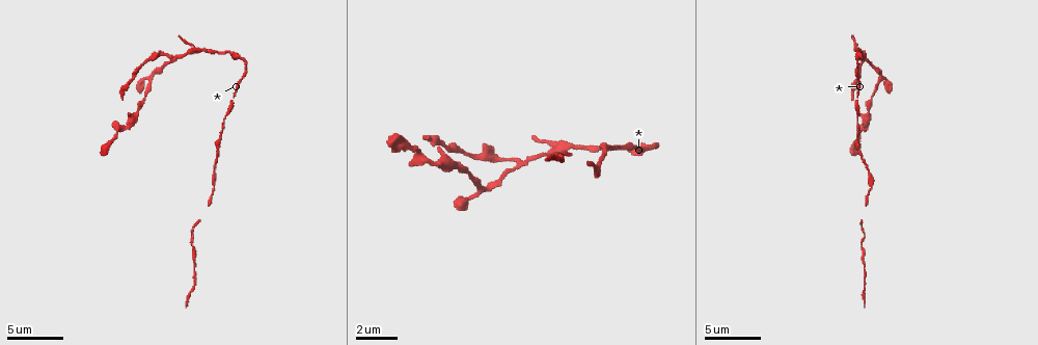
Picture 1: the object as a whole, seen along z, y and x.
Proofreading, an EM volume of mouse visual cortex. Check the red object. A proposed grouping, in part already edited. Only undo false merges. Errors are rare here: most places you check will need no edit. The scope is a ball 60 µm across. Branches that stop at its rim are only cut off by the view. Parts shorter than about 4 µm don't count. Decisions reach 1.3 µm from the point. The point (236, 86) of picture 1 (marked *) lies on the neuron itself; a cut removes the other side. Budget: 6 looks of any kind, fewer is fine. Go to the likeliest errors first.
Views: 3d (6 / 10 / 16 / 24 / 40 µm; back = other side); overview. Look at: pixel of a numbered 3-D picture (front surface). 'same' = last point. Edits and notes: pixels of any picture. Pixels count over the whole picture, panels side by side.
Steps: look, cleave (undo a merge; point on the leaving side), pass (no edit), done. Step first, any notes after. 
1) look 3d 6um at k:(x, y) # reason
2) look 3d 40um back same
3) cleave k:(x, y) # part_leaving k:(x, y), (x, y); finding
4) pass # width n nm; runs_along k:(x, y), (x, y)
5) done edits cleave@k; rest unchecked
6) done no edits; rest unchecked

look 3d 6um at 1:(659, 144) # sudden change in width

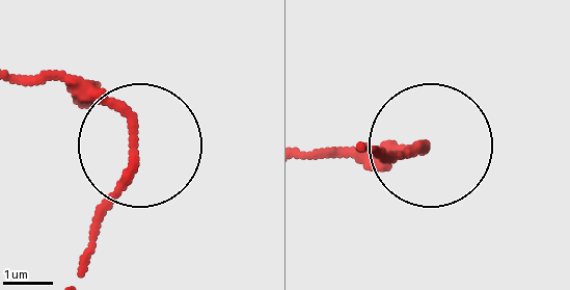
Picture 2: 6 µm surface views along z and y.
pass # runs_along 2:(89, 225), (135, 130), (56, 72); one neuron here

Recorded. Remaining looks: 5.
look 3d 10um at 1:(861, 239) # sudden change in width

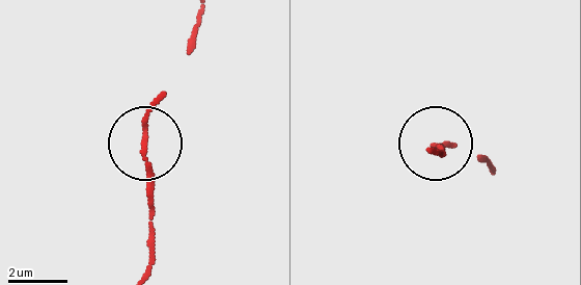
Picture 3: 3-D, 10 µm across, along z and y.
pass # runs_along 3:(198, 16), (191, 45), (148, 120), (148, 243); one neuron here

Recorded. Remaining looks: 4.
look 3d 10um at 1:(600, 157)

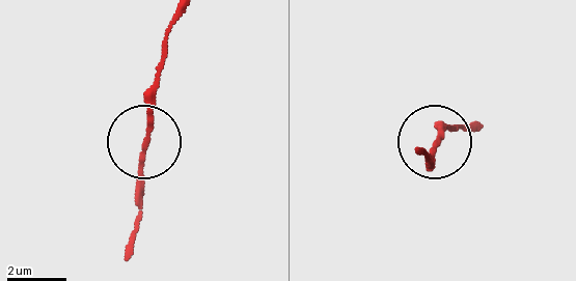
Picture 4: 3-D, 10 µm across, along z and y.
pass # width 150 nm; runs_along 4:(183, 13), (168, 35), (154, 103), (138, 219); all the same neuron

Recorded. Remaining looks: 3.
done no edits; rest unchecked

